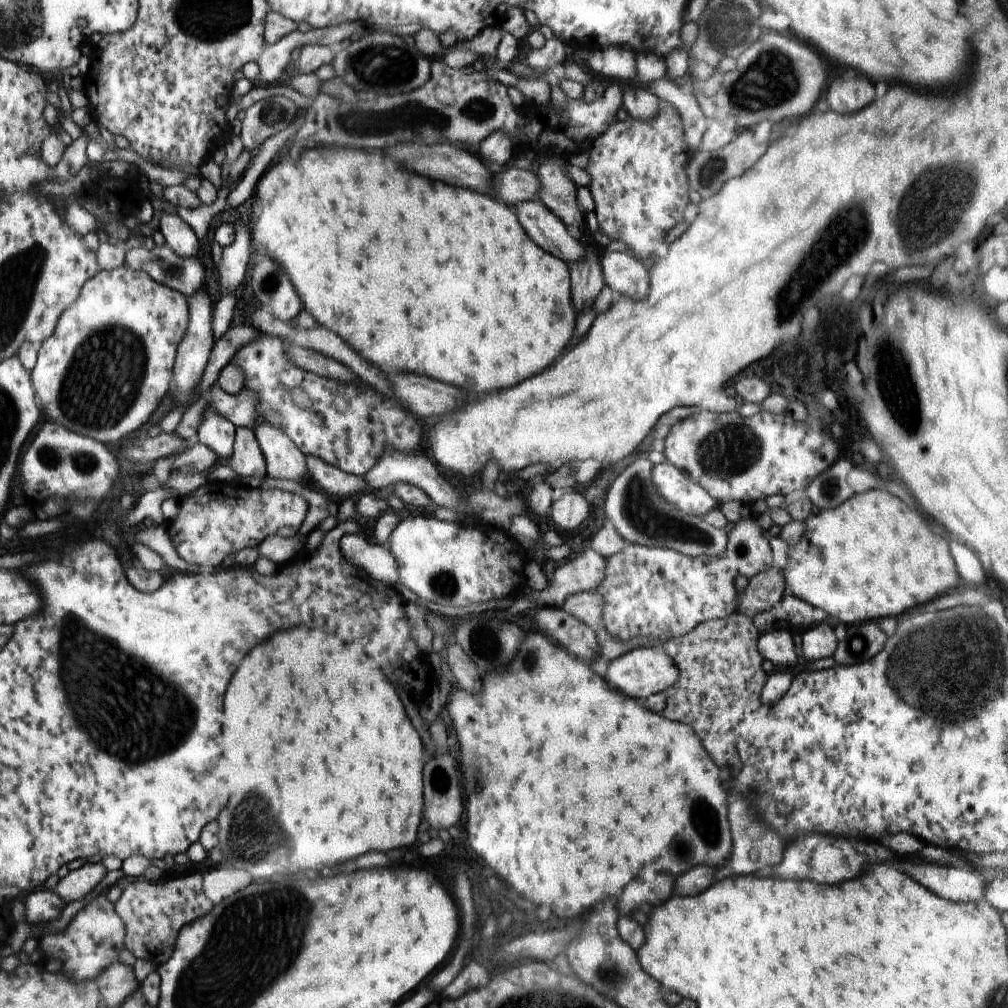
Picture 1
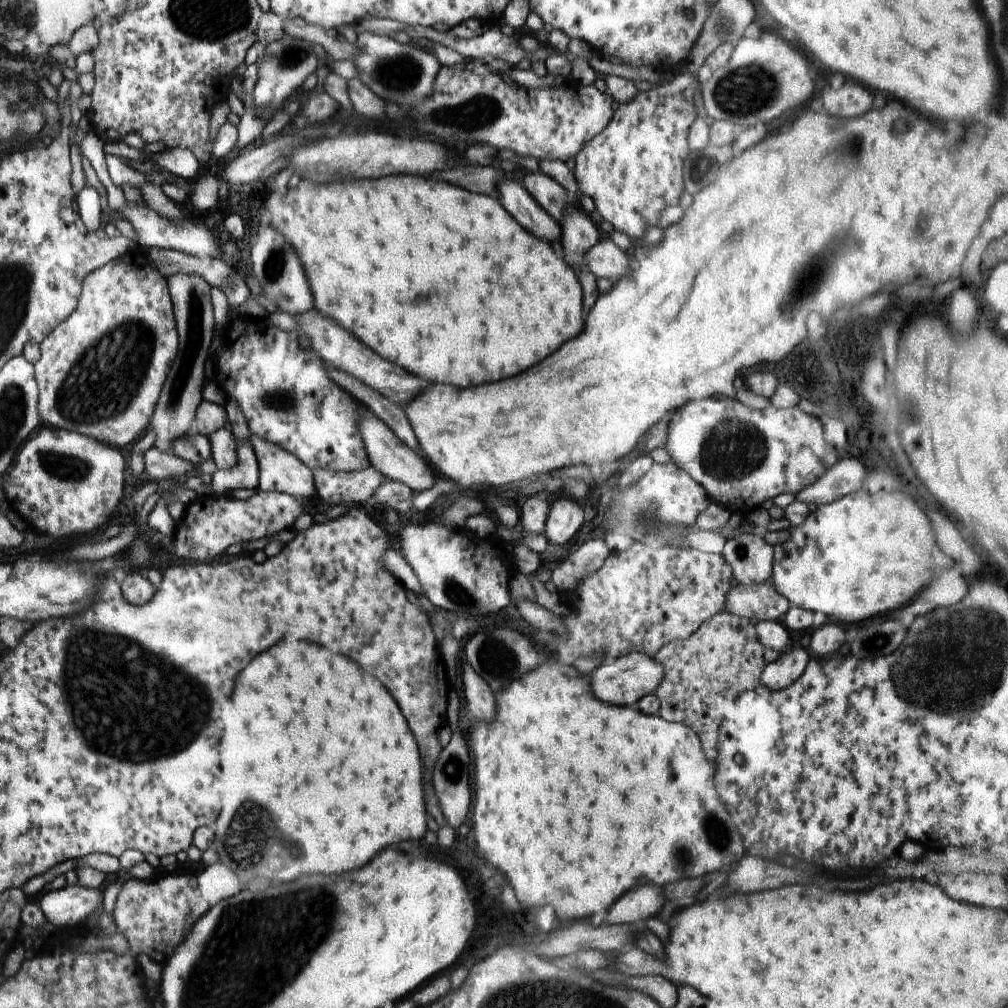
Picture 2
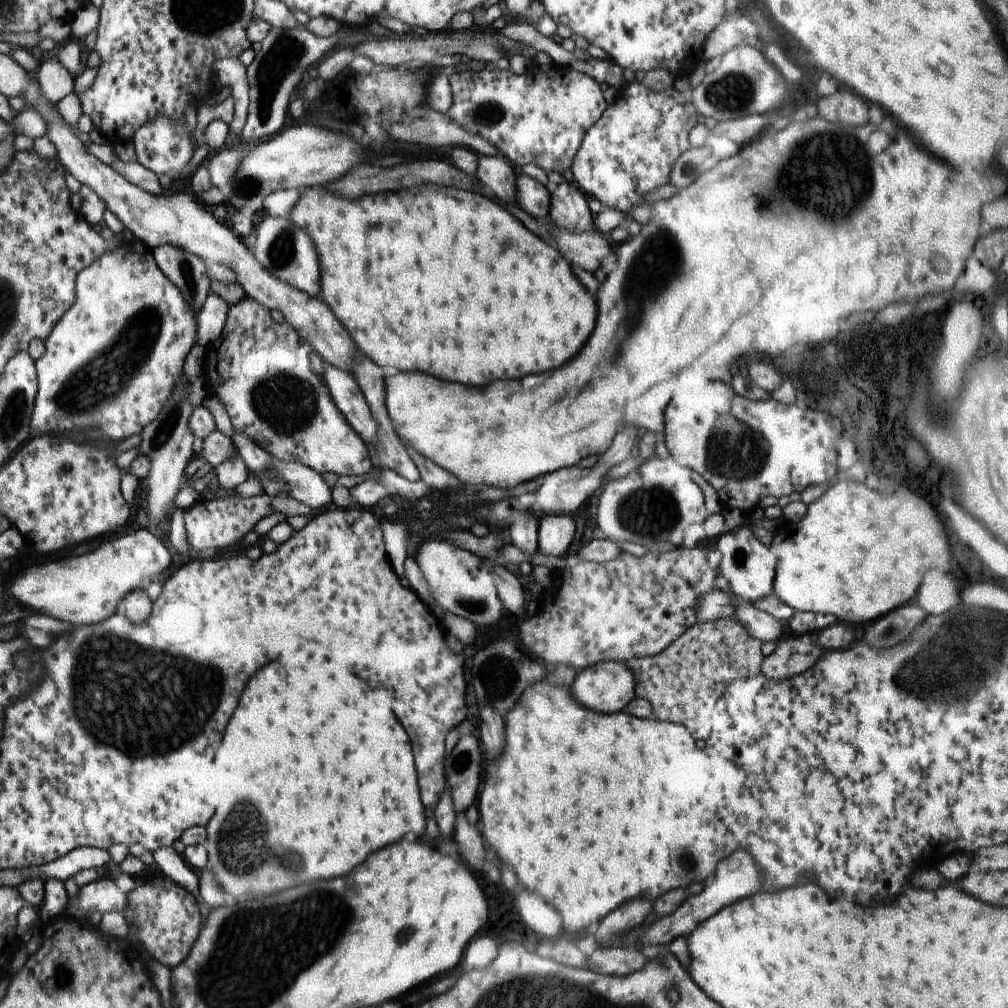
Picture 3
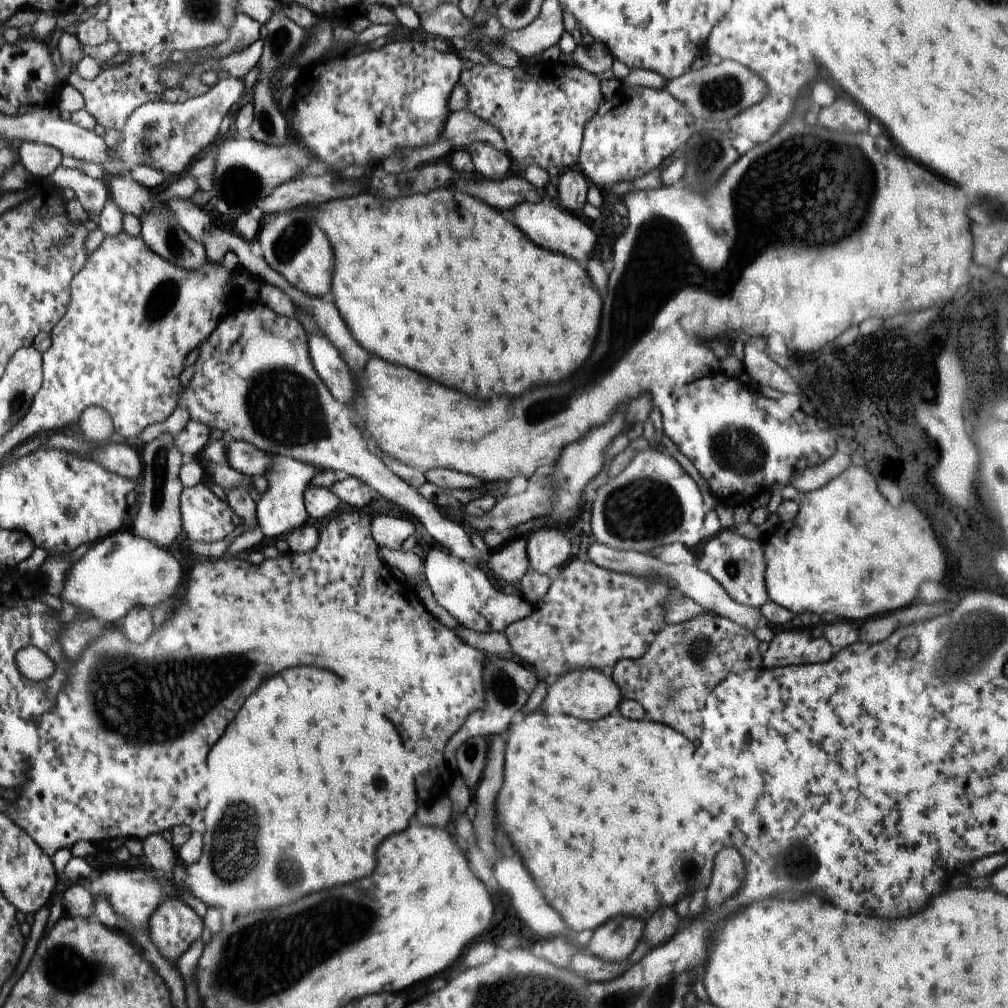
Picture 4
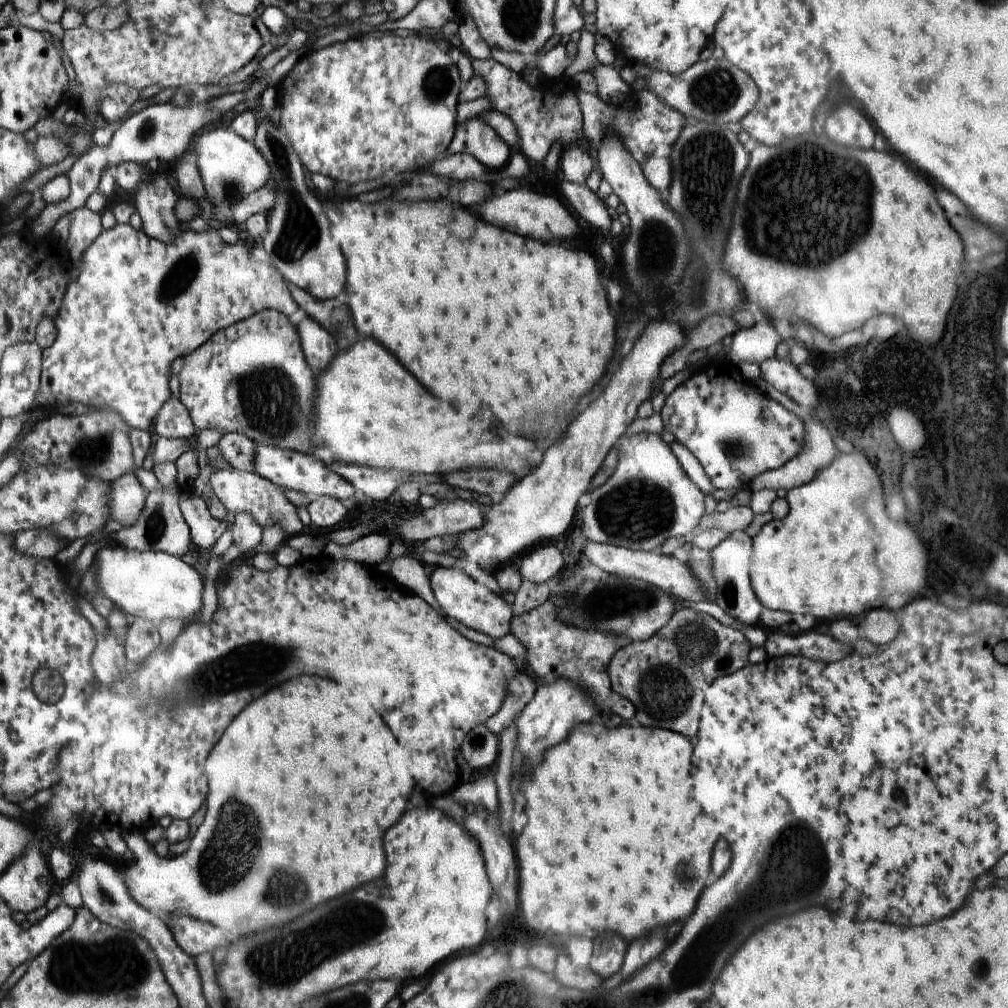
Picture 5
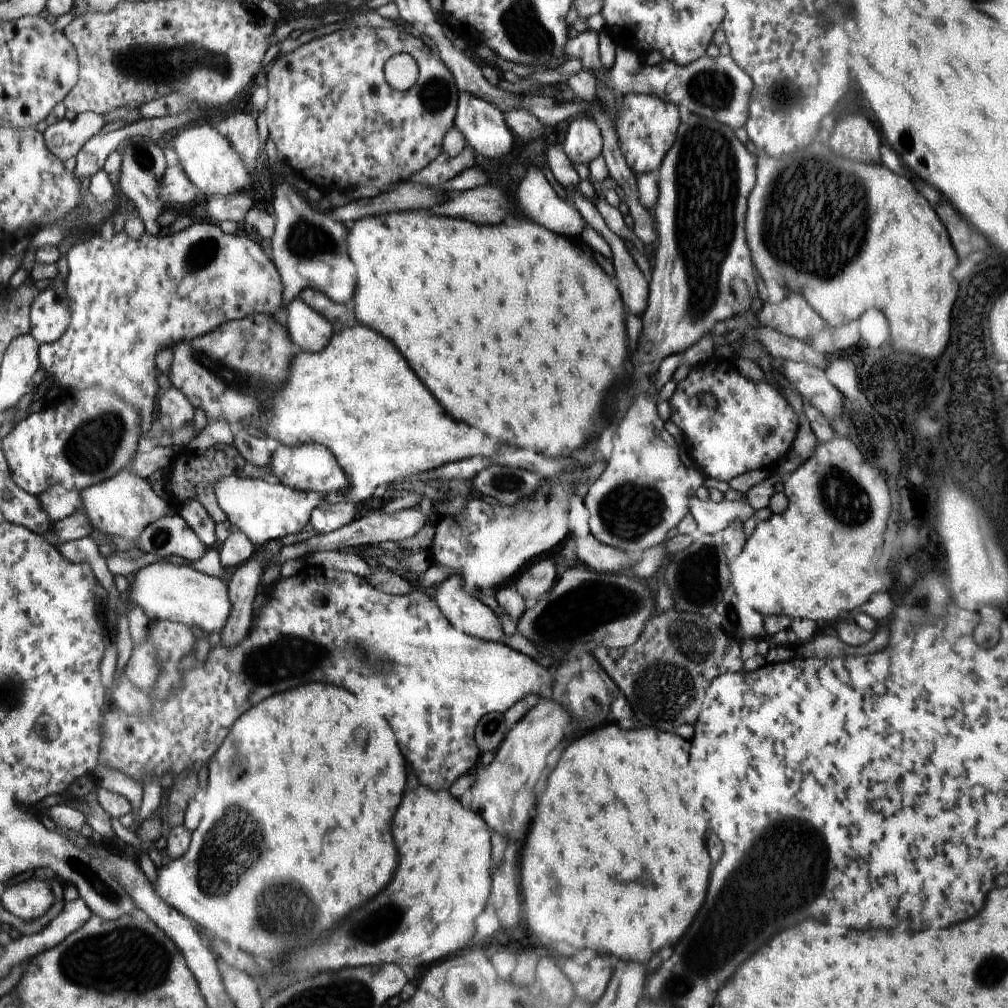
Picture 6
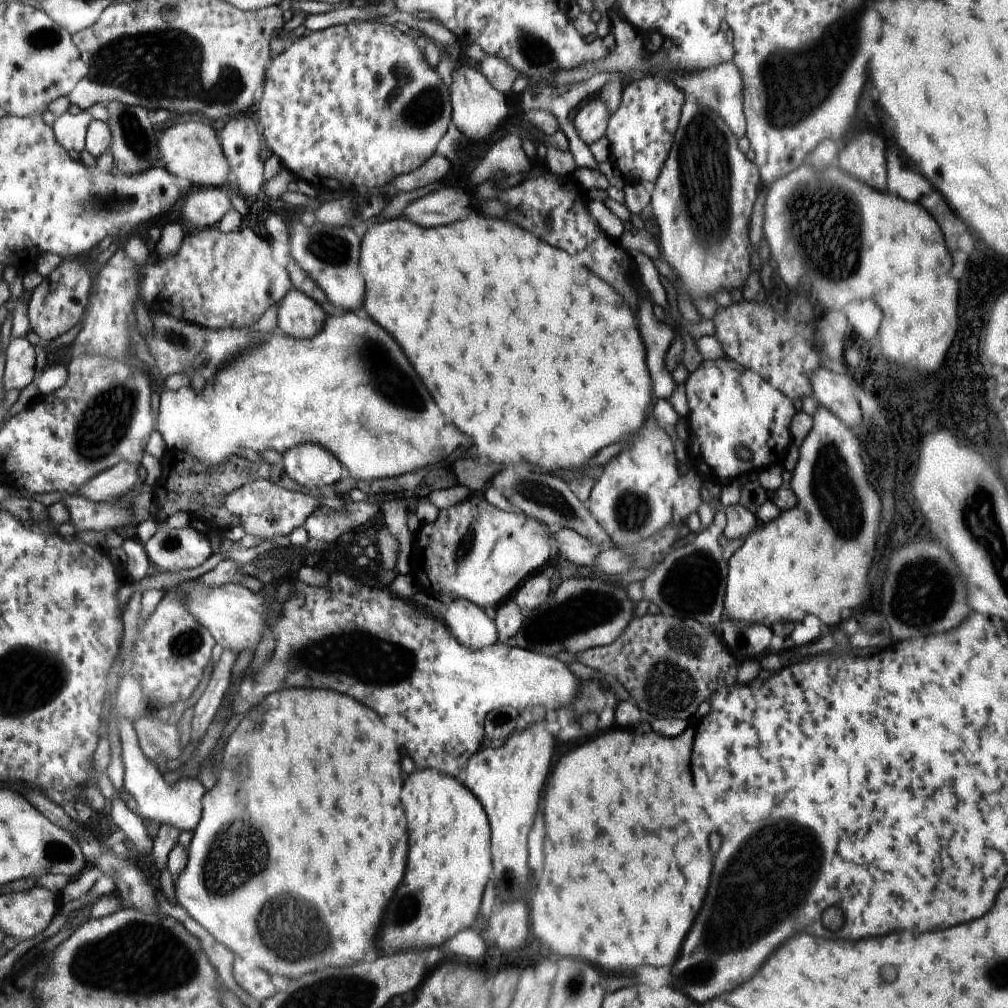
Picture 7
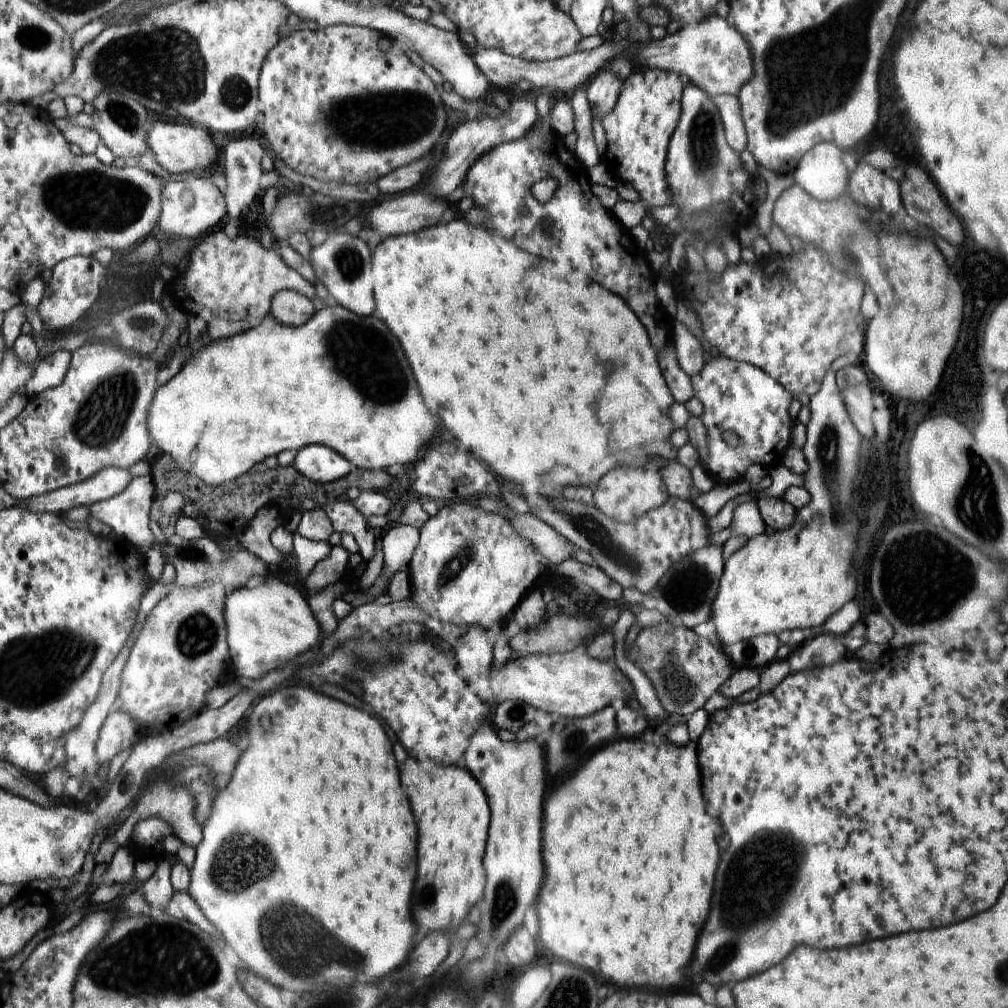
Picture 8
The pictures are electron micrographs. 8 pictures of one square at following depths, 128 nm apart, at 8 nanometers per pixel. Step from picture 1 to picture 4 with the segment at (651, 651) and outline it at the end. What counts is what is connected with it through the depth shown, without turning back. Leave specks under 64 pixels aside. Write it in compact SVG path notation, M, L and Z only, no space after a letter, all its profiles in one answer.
M578 669L574 672L566 672L562 676L551 678L550 686L546 690L546 697L544 698L544 712L546 714L564 714L564 702L578 706L582 710L590 710L592 720L598 720L602 716L608 716L622 700L622 692L616 686L616 682L612 680L610 674L602 672L602 670Z

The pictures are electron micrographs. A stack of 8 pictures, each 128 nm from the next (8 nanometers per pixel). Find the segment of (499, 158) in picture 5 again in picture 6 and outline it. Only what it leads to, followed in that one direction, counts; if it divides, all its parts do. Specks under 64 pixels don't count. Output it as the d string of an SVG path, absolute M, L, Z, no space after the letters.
M468 92L459 94L454 125L456 130L466 138L468 148L472 152L478 152L486 158L500 158L500 156L506 156L508 152L512 152L513 135L504 122L503 112L494 104L482 100L474 94L468 94Z

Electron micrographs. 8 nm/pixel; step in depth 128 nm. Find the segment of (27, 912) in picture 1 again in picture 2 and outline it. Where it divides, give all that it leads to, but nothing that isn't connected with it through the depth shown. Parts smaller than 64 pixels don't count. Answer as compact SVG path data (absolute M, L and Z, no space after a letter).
M67 884L60 890L46 891L42 895L38 906L46 920L57 927L84 922L84 918L102 904L102 892L98 888Z

